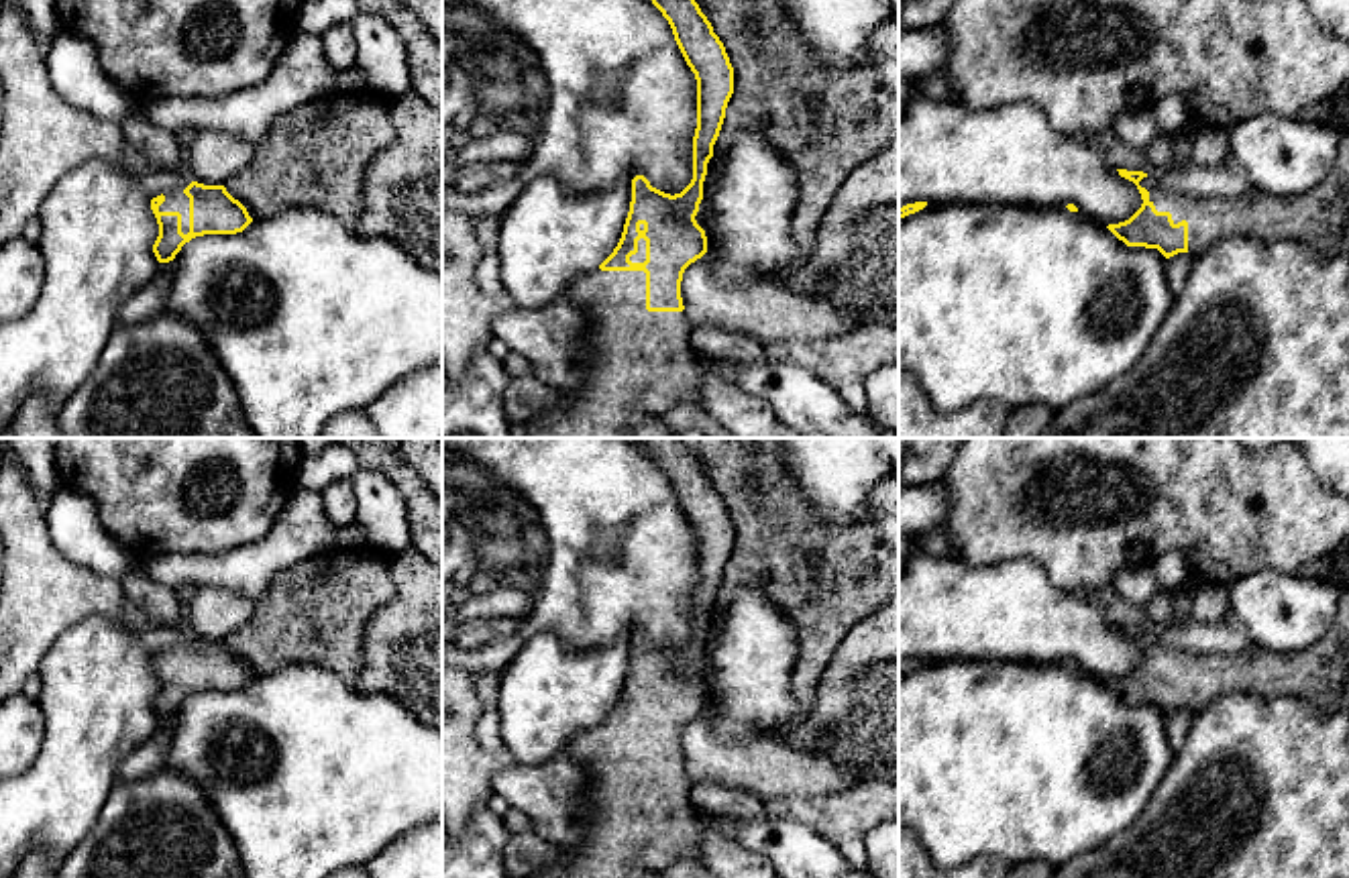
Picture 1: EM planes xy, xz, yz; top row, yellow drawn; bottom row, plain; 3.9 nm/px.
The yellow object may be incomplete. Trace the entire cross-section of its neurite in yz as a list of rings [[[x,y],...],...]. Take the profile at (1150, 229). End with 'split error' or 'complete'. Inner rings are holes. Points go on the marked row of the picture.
[[[1349,130],[1325,179],[1302,196],[1274,196],[1249,187],[1237,198],[1188,198],[1172,194],[1153,175],[1117,169],[1141,194],[1141,208],[1107,228],[1127,246],[1200,257],[1231,236],[1294,238],[1323,253],[1349,255]]] | split error

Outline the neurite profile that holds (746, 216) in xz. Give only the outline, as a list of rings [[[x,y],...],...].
[[[754,132],[736,139],[719,169],[715,159],[709,159],[695,220],[705,230],[707,255],[723,285],[768,283],[795,261],[791,222],[797,196],[797,175],[789,159]]]

